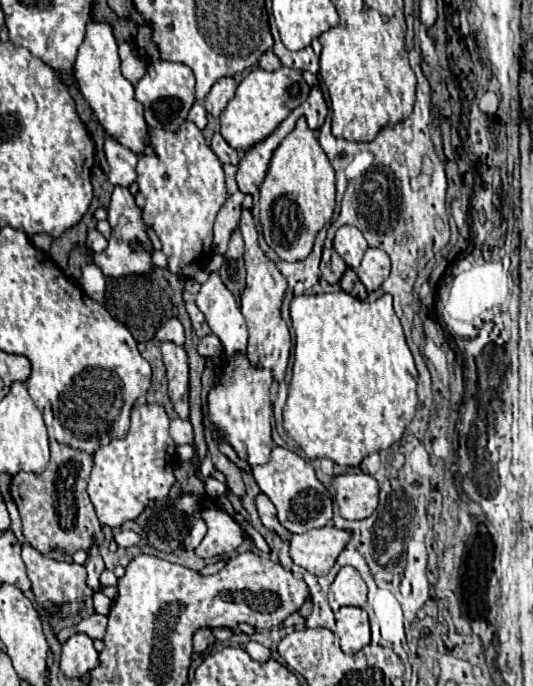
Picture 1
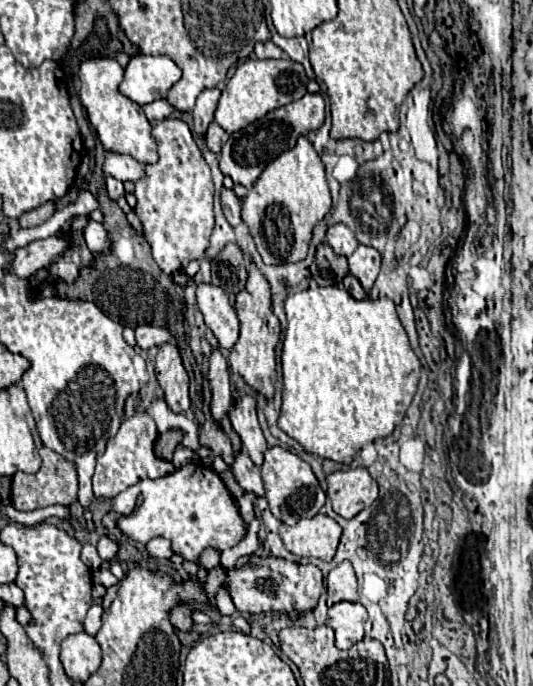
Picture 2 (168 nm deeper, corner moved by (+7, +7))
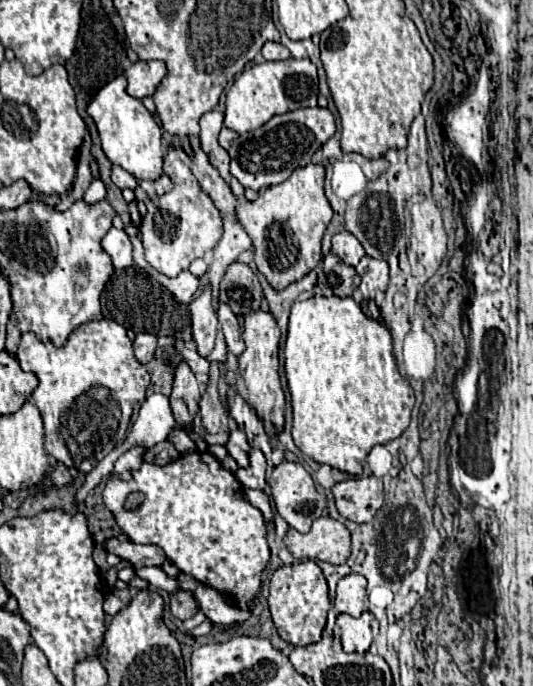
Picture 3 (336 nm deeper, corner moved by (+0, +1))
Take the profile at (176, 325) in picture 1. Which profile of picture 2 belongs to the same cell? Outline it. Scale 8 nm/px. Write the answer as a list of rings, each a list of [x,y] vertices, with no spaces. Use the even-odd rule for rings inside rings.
[[[138,326],[136,328],[136,346],[140,346],[142,350],[148,350],[152,346],[160,346],[164,342],[168,342],[172,338],[172,334],[164,328],[158,326]]]

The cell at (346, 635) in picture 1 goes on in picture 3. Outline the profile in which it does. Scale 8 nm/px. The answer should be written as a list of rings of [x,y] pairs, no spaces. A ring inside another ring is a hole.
[[[365,612],[363,616],[355,618],[349,614],[339,614],[335,622],[335,634],[341,638],[345,652],[367,652],[371,646],[371,614]]]

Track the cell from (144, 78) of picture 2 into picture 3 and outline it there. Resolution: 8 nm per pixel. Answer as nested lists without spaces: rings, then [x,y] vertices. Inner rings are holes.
[[[149,60],[149,62],[135,62],[127,70],[127,94],[133,98],[147,98],[153,96],[159,82],[167,76],[167,66],[161,60]]]

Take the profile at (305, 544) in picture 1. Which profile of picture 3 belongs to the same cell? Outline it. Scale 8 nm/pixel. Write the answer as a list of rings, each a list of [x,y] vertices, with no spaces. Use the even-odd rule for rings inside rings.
[[[331,516],[317,518],[307,534],[289,528],[285,544],[295,558],[323,560],[329,564],[345,564],[351,552],[349,530]]]

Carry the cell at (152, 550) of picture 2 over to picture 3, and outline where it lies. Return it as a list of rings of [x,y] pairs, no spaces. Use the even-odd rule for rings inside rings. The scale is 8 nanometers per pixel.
[[[117,538],[107,540],[107,552],[109,554],[117,554],[121,560],[131,562],[135,568],[141,566],[163,566],[163,562],[167,560],[163,548],[147,544],[135,544],[135,542],[119,542]]]

